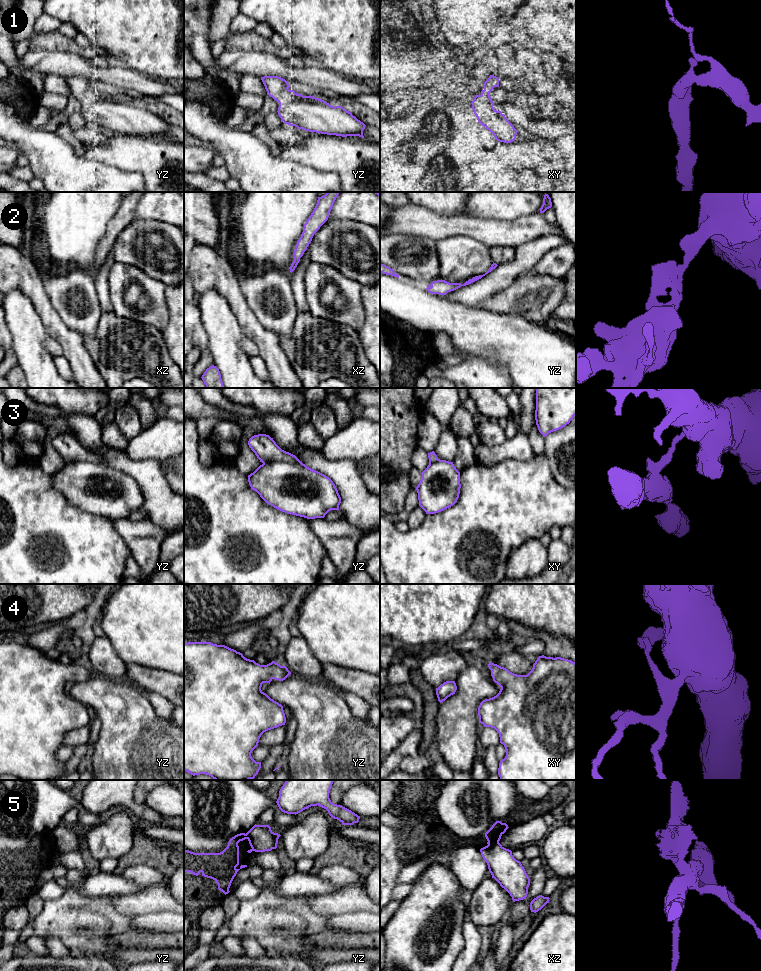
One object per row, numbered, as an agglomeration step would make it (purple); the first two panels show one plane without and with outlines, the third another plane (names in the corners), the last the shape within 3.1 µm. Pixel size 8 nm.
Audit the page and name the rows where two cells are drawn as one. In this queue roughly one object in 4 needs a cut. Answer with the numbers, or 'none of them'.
3, 5

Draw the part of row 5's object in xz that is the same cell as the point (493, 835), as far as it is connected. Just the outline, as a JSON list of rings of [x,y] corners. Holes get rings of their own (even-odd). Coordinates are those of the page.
[[[496,821],[492,827],[485,833],[485,837],[487,839],[487,844],[499,842],[501,836],[508,829],[508,825],[506,823],[502,823],[501,821]]]

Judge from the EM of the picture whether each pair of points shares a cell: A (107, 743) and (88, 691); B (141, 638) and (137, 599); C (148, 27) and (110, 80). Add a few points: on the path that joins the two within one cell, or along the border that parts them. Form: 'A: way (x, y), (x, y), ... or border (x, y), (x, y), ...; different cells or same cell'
A: way (107, 730), (107, 710), (101, 704); same cell
B: way (141, 628), (141, 609); same cell
C: border (127, 66), (148, 76); different cells

